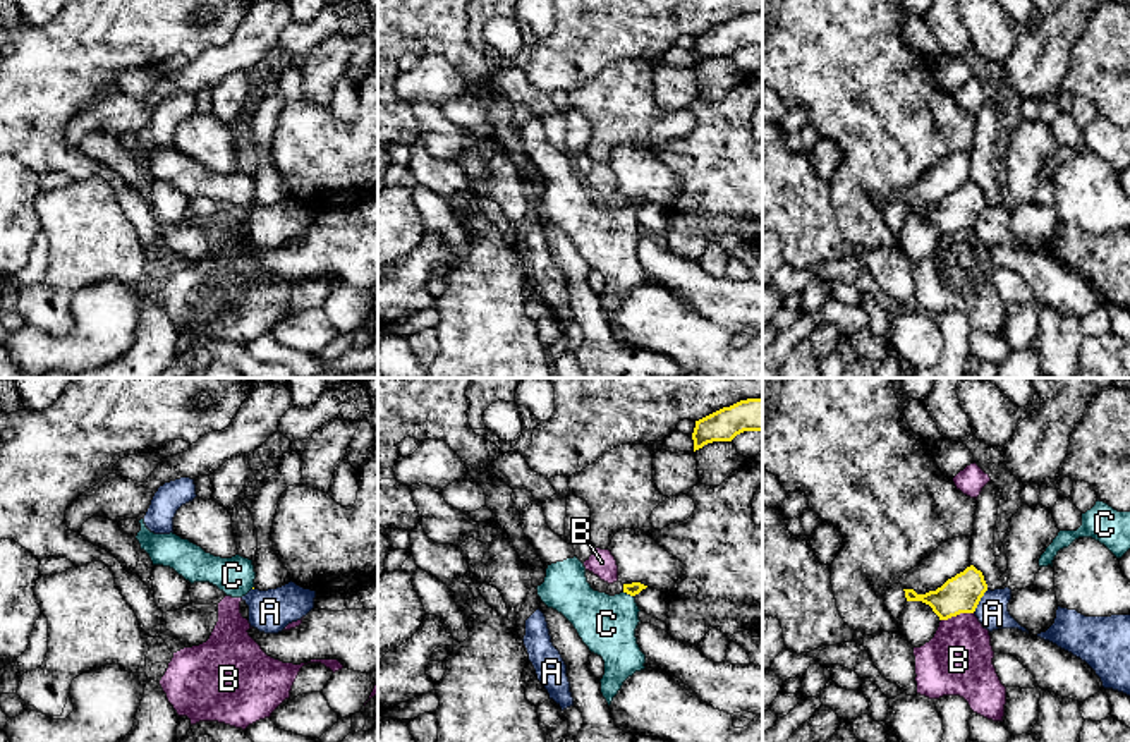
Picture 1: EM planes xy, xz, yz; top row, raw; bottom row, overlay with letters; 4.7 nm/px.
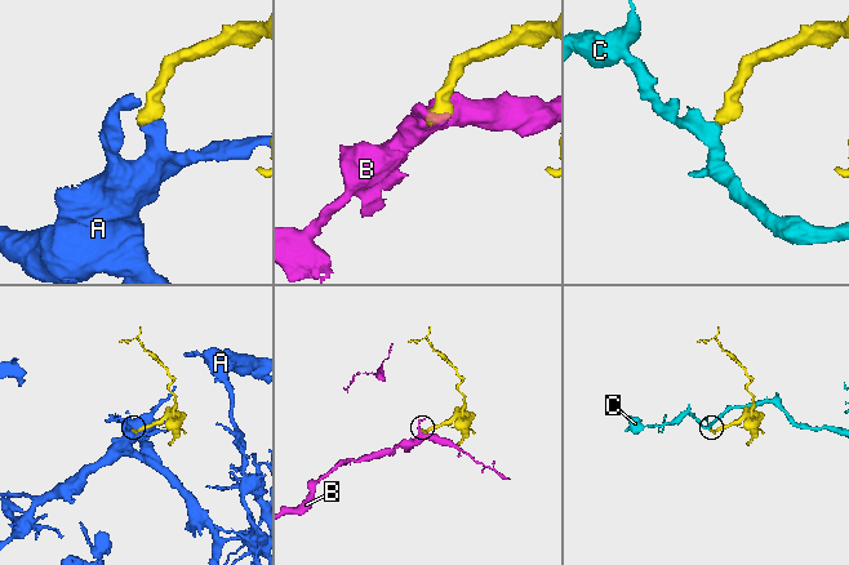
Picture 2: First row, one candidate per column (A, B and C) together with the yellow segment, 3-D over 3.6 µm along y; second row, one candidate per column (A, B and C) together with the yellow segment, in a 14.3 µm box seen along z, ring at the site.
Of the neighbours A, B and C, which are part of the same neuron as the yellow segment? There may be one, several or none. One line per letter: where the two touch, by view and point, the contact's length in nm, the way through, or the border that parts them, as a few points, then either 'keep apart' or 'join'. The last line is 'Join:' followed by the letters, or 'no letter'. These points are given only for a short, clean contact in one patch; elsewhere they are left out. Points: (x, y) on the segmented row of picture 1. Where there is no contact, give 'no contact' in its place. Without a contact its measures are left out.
A: meets yellow in yz at (979, 600); contact 130 nm long; keep apart
B: meets yellow in yz at (957, 614); contact 160 nm long; keep apart
C: meets yellow in xz at (629, 593); contact 50 nm long; runs through xz (634, 588), (629, 593), (622, 608), (607, 624); join
Join: C

